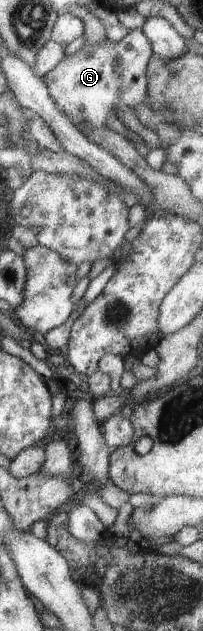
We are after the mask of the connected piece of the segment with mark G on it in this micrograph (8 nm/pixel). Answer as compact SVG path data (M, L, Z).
M136 28L119 41L107 38L98 45L84 45L73 54L64 54L64 58L43 79L52 102L78 130L84 132L86 124L90 124L90 128L110 128L107 121L111 116L118 118L118 112L124 107L134 111L146 100L148 62L152 55L150 41L141 28Z

